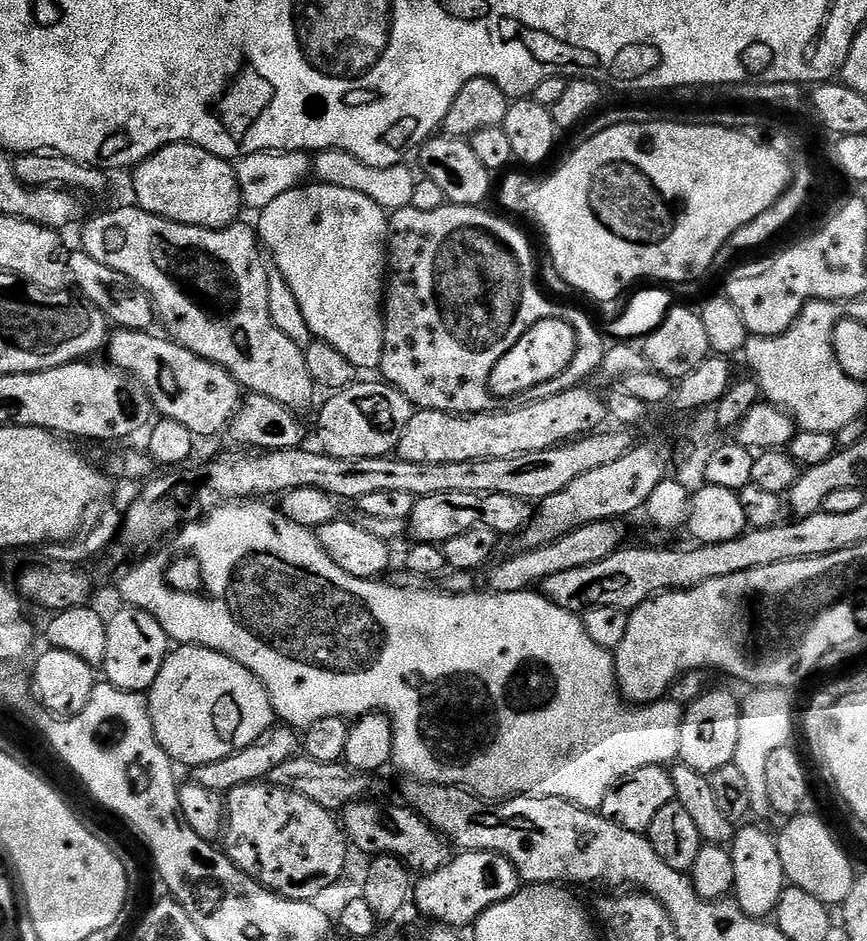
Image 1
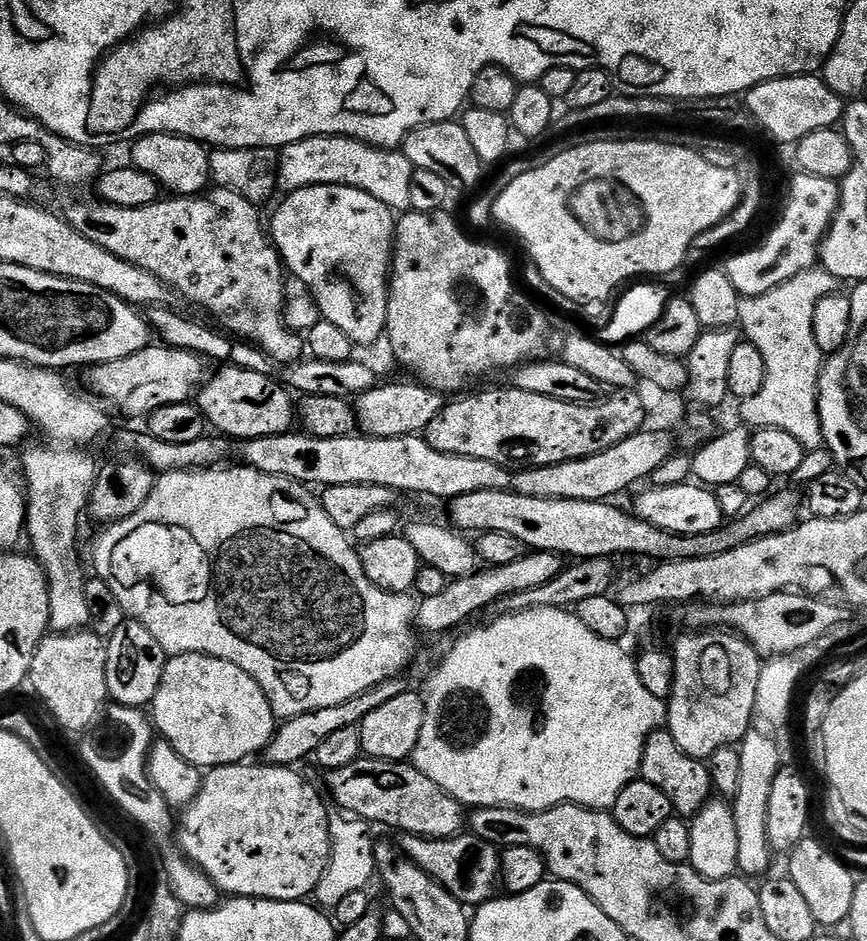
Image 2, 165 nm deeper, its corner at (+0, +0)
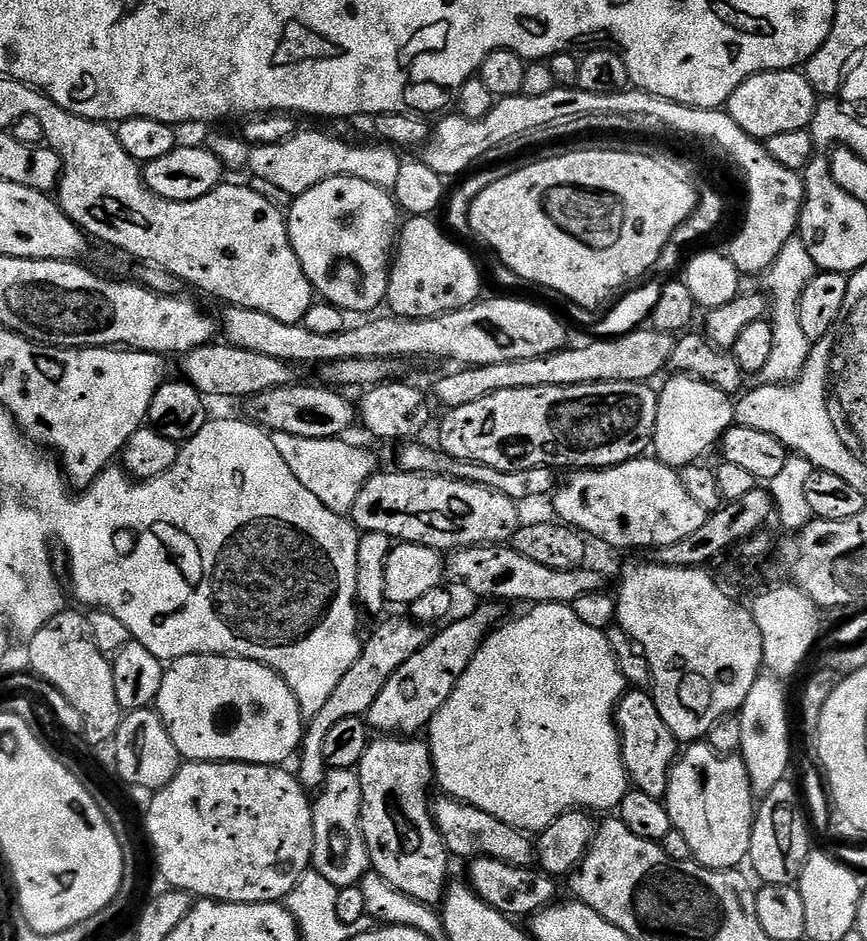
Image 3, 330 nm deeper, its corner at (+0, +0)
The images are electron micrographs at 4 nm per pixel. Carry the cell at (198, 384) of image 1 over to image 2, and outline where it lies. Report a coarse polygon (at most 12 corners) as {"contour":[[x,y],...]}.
{"contour":[[225,367],[198,392],[221,437],[293,431],[298,408],[279,379]]}

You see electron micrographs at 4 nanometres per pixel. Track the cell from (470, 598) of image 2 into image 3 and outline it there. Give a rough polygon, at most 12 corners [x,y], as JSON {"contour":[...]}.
{"contour":[[411,615],[381,619],[307,721],[298,779],[320,790],[326,734],[367,717],[402,662],[428,644]]}

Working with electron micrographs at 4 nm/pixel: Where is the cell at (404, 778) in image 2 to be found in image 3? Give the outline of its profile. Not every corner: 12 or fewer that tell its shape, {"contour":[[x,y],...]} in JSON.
{"contour":[[440,794],[432,817],[453,857],[519,868],[533,841],[519,828]]}

